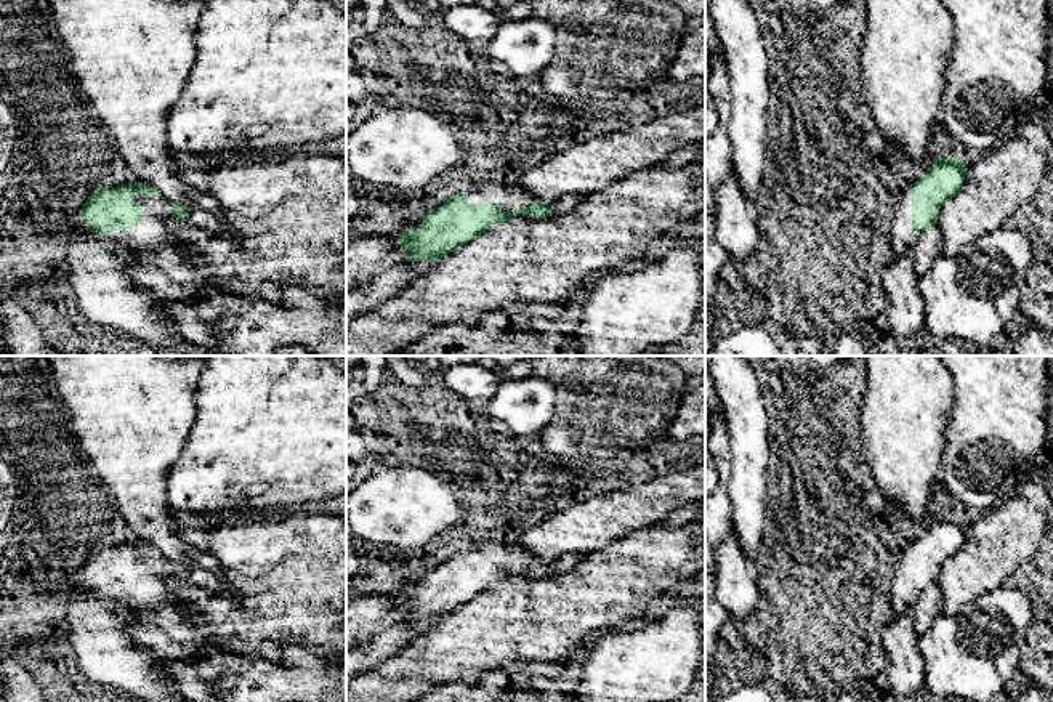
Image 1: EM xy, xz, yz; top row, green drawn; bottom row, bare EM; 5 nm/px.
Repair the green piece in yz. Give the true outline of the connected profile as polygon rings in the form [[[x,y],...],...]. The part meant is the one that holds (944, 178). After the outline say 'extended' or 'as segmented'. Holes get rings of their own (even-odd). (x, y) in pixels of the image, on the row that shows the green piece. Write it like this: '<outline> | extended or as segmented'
[[[936,155],[928,171],[898,199],[891,226],[893,258],[909,252],[920,234],[936,224],[942,204],[958,194],[963,181],[963,160]]] | extended

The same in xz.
[[[487,184],[470,194],[449,196],[442,205],[426,215],[422,224],[417,224],[394,237],[399,247],[405,247],[404,261],[439,261],[447,253],[466,245],[474,237],[484,234],[495,224],[514,220],[519,215],[527,215],[535,220],[543,220],[553,215],[550,205],[539,204],[531,199],[519,186]]] | extended

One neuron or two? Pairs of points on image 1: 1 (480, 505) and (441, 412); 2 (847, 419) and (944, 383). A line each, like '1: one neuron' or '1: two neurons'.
1: one neuron
2: one neuron

